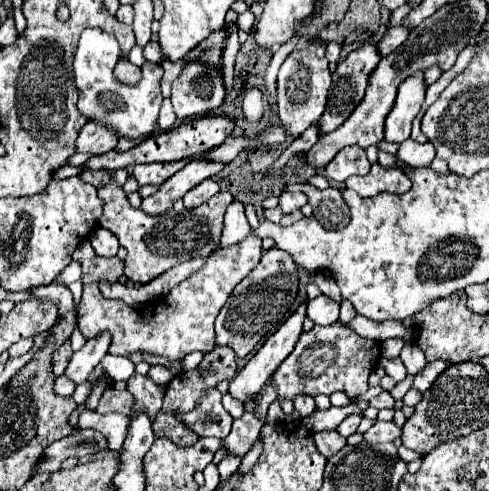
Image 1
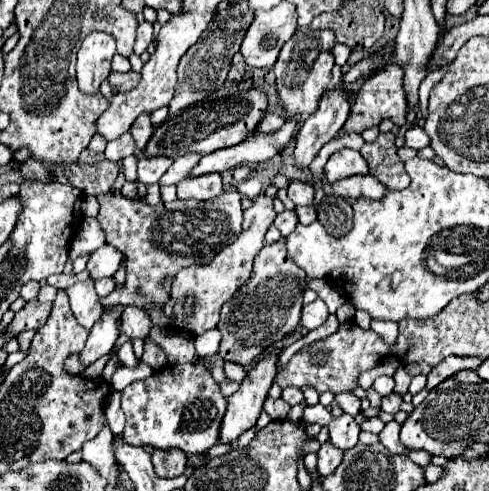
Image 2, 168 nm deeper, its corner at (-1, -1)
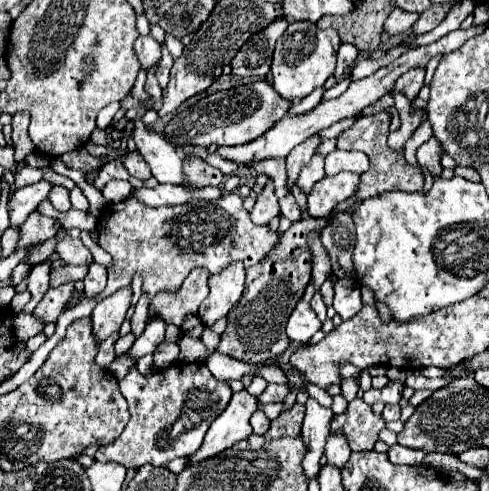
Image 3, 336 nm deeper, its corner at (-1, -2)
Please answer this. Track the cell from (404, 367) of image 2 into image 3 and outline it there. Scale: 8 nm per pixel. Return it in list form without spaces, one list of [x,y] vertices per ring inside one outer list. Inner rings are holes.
[[[388,382],[384,388],[380,390],[366,390],[364,392],[364,402],[366,404],[374,404],[374,402],[384,402],[384,404],[398,404],[402,398],[402,390],[404,390],[404,382]]]

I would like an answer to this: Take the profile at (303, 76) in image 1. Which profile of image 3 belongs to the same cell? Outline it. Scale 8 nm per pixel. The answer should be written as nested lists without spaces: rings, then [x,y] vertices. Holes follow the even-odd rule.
[[[308,20],[290,22],[284,36],[280,36],[280,40],[276,42],[274,56],[272,56],[274,90],[282,98],[300,100],[300,98],[306,98],[314,88],[324,86],[326,78],[334,74],[338,46],[340,46],[340,38],[334,28],[320,30],[316,24]]]

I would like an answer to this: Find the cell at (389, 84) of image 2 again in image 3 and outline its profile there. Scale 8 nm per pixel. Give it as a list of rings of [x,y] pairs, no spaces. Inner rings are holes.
[[[412,68],[412,70],[408,70],[408,72],[404,73],[402,76],[400,76],[400,78],[398,78],[394,92],[398,92],[398,90],[404,90],[404,94],[408,96],[408,100],[414,100],[414,98],[418,96],[421,88],[424,86],[424,79],[424,68]]]

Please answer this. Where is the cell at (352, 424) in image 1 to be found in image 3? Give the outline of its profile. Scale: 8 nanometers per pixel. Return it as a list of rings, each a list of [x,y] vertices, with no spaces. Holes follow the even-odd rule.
[[[330,436],[328,442],[326,442],[326,460],[330,466],[336,466],[336,468],[344,468],[344,464],[348,464],[348,456],[352,454],[348,442],[344,436]]]

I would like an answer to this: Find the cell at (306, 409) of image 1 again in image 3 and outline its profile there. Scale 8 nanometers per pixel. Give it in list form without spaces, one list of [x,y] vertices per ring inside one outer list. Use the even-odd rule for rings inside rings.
[[[268,384],[262,394],[258,394],[258,404],[264,406],[268,402],[282,402],[290,390],[282,384]]]

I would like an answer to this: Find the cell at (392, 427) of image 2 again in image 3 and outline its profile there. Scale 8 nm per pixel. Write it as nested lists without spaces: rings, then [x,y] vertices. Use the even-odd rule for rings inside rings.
[[[400,444],[392,446],[390,452],[388,452],[388,460],[392,464],[408,464],[408,466],[414,466],[414,464],[422,464],[426,452],[420,452],[420,450],[412,450],[412,448],[404,448]]]

